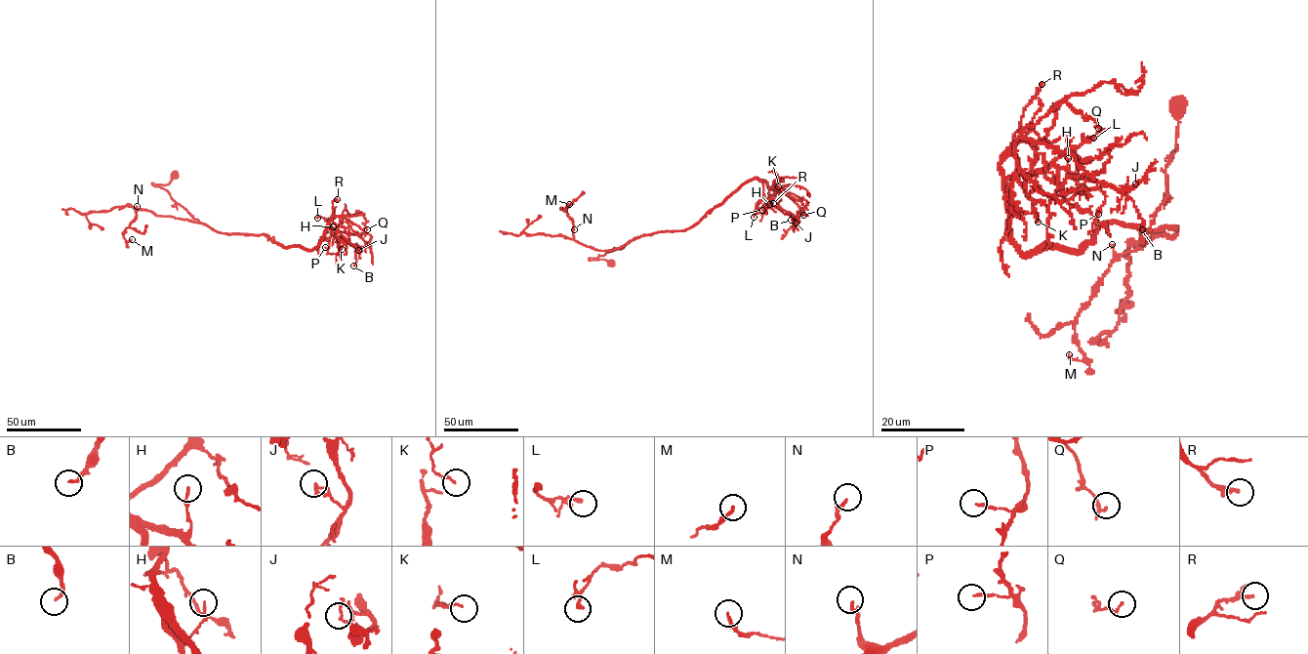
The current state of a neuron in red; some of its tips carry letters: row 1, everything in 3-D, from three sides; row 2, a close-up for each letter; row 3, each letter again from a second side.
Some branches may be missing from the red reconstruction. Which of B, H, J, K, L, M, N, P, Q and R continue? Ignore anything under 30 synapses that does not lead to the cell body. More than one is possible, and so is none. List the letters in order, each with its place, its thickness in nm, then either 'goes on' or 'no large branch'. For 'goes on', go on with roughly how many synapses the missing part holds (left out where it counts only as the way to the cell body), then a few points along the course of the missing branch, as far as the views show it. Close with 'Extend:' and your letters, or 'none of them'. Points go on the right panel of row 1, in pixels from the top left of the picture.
B: (1142, 229) | 170 nm | no large branch
H: (1068, 158) | 120 nm | no large branch
J: (1135, 183) | 140 nm | no large branch
K: (1038, 222) | 140 nm | no large branch
L: (1093, 138) | 130 nm | no large branch
M: (1069, 354) | 170 nm | no large branch
N: (1112, 244) | 180 nm | no large branch
P: (1098, 214) | 150 nm | no large branch
Q: (1098, 128) | 180 nm | no large branch
R: (1042, 84) | 130 nm | no large branch
Extend: none of them

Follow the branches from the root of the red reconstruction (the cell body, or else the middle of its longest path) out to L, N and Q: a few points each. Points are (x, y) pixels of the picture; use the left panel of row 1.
L: (174, 176), (167, 184), (151, 183), (220, 232), (265, 233), (285, 247), (311, 250), (329, 223), (317, 218)
N: (174, 176), (167, 184), (151, 183), (165, 189), (200, 223), (135, 210), (137, 206)
Q: (174, 176), (151, 183), (220, 232), (265, 233), (310, 250), (333, 216), (362, 215), (367, 229)

